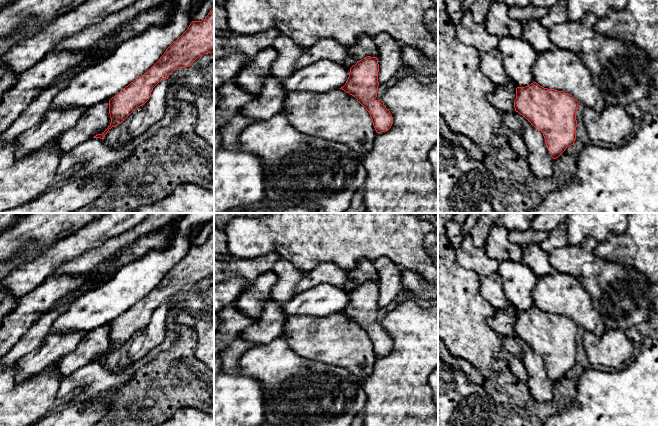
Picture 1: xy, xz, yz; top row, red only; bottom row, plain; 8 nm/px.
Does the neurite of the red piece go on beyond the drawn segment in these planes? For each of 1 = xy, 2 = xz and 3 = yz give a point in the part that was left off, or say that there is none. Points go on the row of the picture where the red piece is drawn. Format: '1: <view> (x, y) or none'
1: none
2: none
3: none

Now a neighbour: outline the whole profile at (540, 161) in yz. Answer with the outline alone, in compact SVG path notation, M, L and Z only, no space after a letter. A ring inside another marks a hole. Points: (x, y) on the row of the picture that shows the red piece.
M501 112L503 124L518 133L527 147L527 160L533 175L548 178L553 175L553 158L547 149L543 133L518 112Z

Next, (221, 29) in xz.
M214 2L214 35L225 38L233 36L228 26L227 12L222 4L216 2Z

